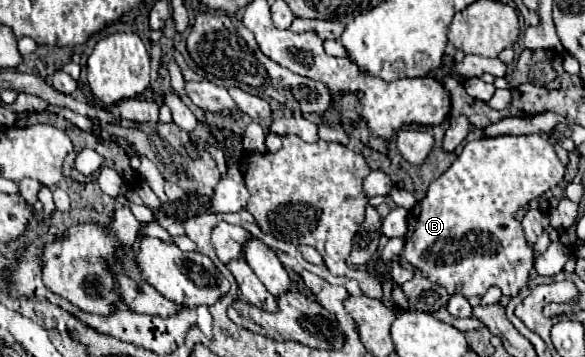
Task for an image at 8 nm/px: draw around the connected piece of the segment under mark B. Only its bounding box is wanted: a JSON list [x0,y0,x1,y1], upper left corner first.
[402,134,564,298]

